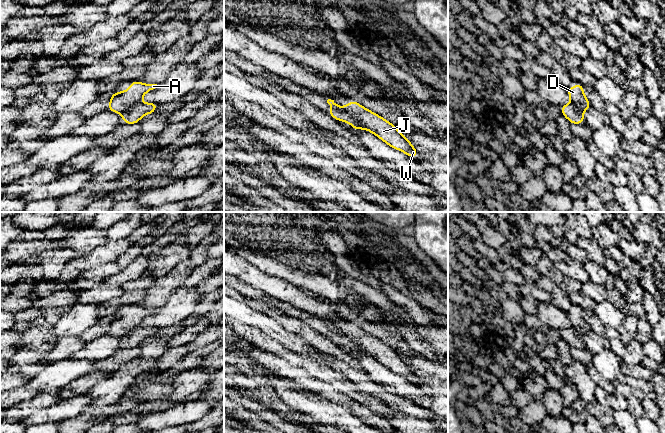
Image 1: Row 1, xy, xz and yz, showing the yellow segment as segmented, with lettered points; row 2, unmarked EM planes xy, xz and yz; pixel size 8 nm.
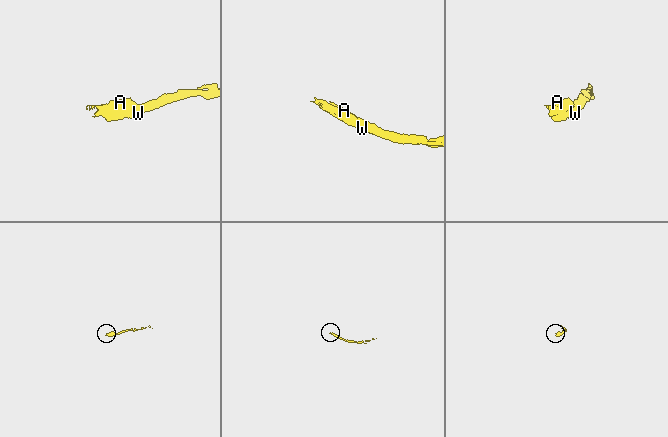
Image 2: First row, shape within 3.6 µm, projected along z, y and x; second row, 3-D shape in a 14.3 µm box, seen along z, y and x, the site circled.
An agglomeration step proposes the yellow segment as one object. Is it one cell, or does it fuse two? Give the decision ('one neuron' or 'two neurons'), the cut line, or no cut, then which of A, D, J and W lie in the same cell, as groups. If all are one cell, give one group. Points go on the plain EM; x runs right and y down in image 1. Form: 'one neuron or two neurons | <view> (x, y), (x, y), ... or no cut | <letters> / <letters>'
two neurons | xz (342, 332), (350, 337), (363, 351) | A D / J W

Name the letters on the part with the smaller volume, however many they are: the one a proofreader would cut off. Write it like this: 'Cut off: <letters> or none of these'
Cut off: A, D

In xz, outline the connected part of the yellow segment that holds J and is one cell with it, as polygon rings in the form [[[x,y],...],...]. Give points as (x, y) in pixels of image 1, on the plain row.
[[[350,325],[343,333],[354,340],[359,348],[394,373],[404,376],[409,381],[418,380],[419,376],[411,366],[390,346],[361,330]]]

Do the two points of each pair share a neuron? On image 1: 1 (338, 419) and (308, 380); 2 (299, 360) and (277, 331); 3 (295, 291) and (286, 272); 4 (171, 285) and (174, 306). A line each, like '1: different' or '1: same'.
1: different
2: different
3: different
4: different

